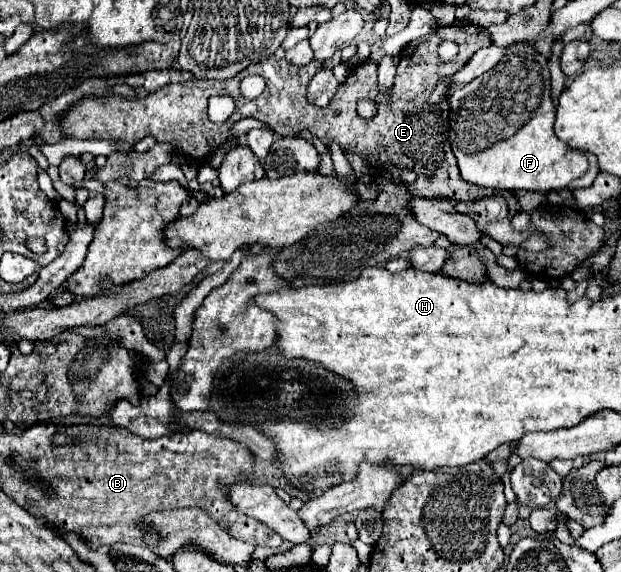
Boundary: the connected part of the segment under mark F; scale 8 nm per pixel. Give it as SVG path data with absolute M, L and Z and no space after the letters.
M511 44L507 52L499 60L499 64L475 78L473 82L465 84L463 88L455 88L449 94L449 142L451 150L457 158L461 176L477 186L495 188L495 190L535 190L535 192L549 192L549 190L573 190L573 188L587 188L599 174L597 158L591 152L575 150L561 142L555 136L553 122L555 122L555 106L551 102L551 80L547 60L527 44Z

